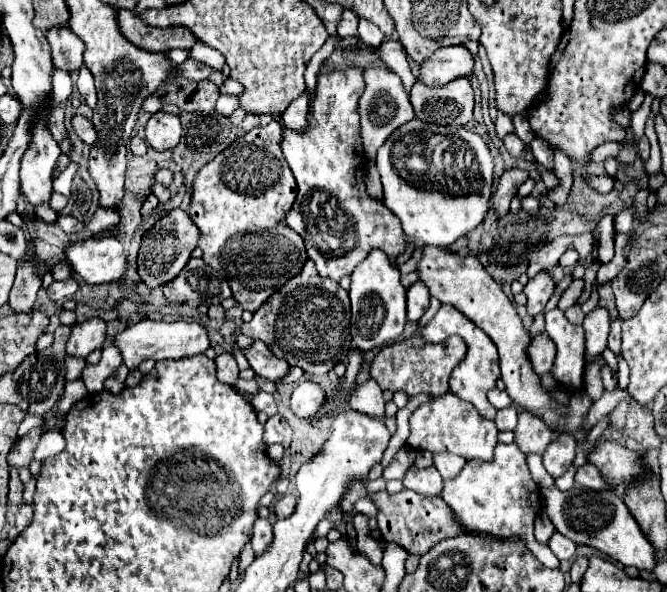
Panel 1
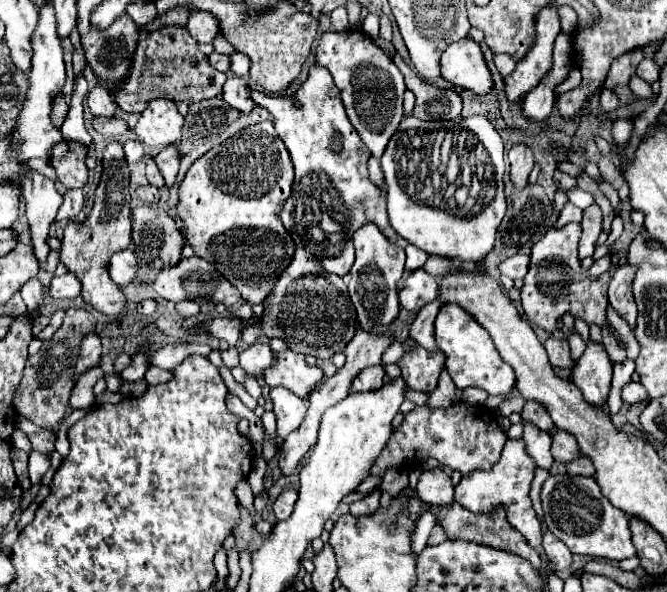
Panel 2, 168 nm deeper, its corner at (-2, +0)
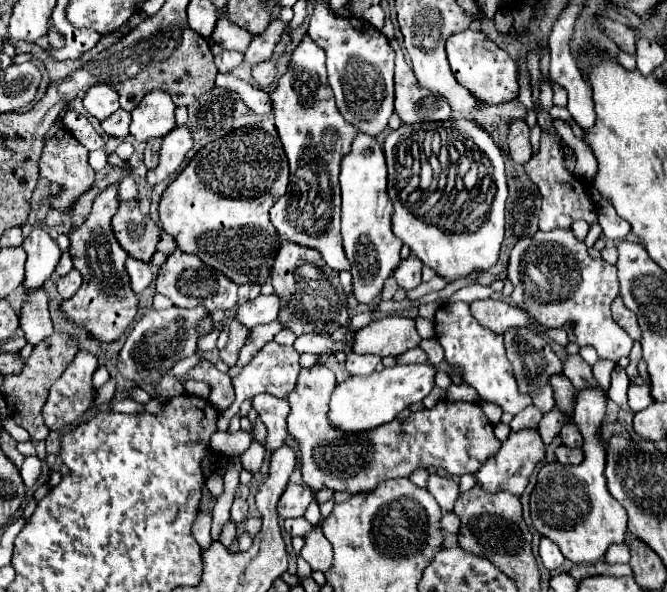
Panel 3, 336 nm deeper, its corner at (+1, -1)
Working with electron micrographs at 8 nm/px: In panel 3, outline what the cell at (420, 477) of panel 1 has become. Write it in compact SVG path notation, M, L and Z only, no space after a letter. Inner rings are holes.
M432 474L430 480L428 480L428 490L436 498L436 502L440 504L440 508L444 512L452 512L454 510L454 502L460 496L458 482L454 482L452 478L442 478L438 474Z

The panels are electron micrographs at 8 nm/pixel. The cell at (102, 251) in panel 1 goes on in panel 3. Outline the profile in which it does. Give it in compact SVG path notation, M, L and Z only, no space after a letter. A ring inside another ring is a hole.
M128 258L128 262L126 262L126 270L128 270L130 282L132 282L132 290L134 290L136 294L142 294L142 292L154 282L152 266L146 264L146 262Z

